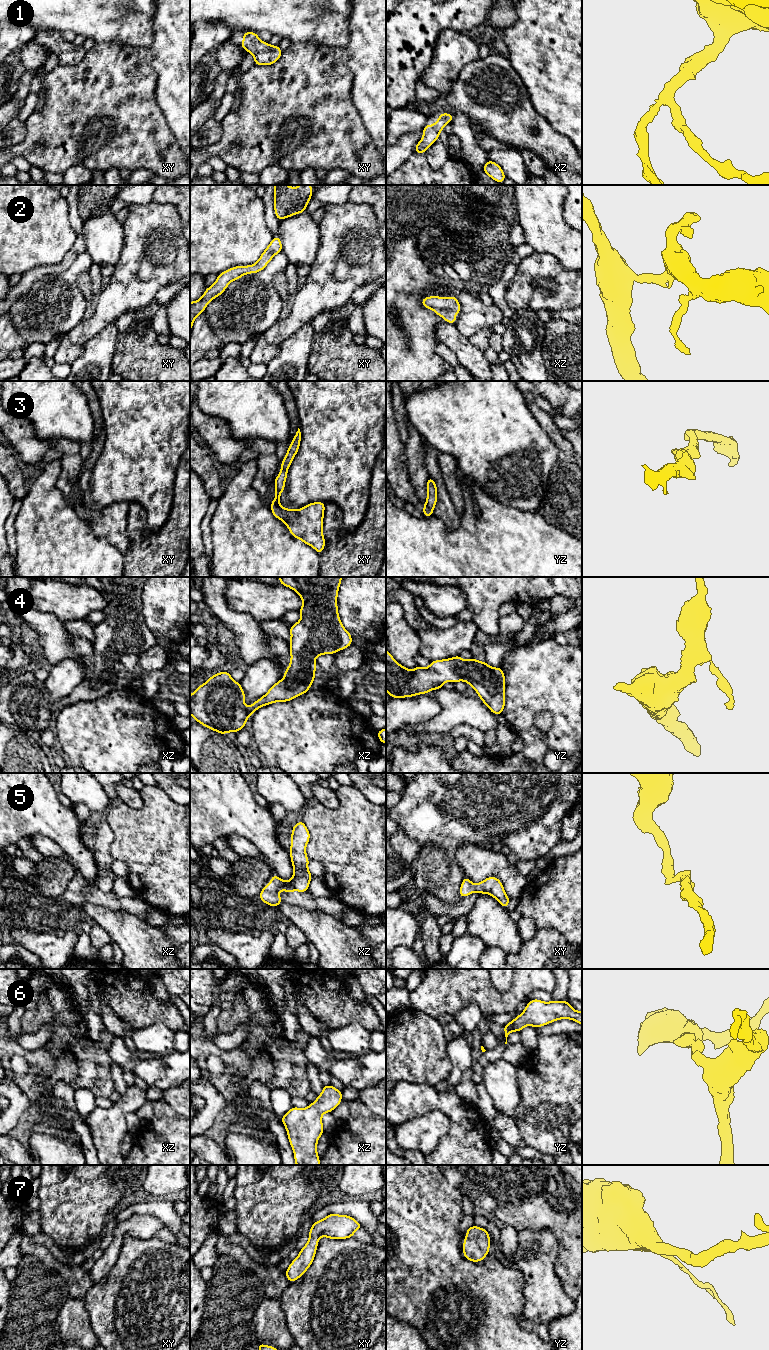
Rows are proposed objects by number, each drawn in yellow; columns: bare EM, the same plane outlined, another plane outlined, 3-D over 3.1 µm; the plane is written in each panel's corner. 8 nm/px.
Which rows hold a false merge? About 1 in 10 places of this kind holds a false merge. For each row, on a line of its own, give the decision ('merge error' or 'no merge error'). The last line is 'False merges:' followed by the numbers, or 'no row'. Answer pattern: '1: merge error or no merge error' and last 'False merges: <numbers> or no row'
1: no merge error
2: no merge error
3: no merge error
4: no merge error
5: no merge error
6: no merge error
7: no merge error
False merges: no row

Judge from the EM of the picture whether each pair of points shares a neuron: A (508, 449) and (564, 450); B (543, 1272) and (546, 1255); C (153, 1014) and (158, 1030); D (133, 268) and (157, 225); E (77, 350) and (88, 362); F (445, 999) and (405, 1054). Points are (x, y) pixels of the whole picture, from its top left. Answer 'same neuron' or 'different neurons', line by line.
A: different neurons
B: same neuron
C: different neurons
D: same neuron
E: different neurons
F: different neurons

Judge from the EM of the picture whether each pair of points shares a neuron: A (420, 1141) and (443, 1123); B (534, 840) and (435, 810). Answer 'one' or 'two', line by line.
A: one
B: one

